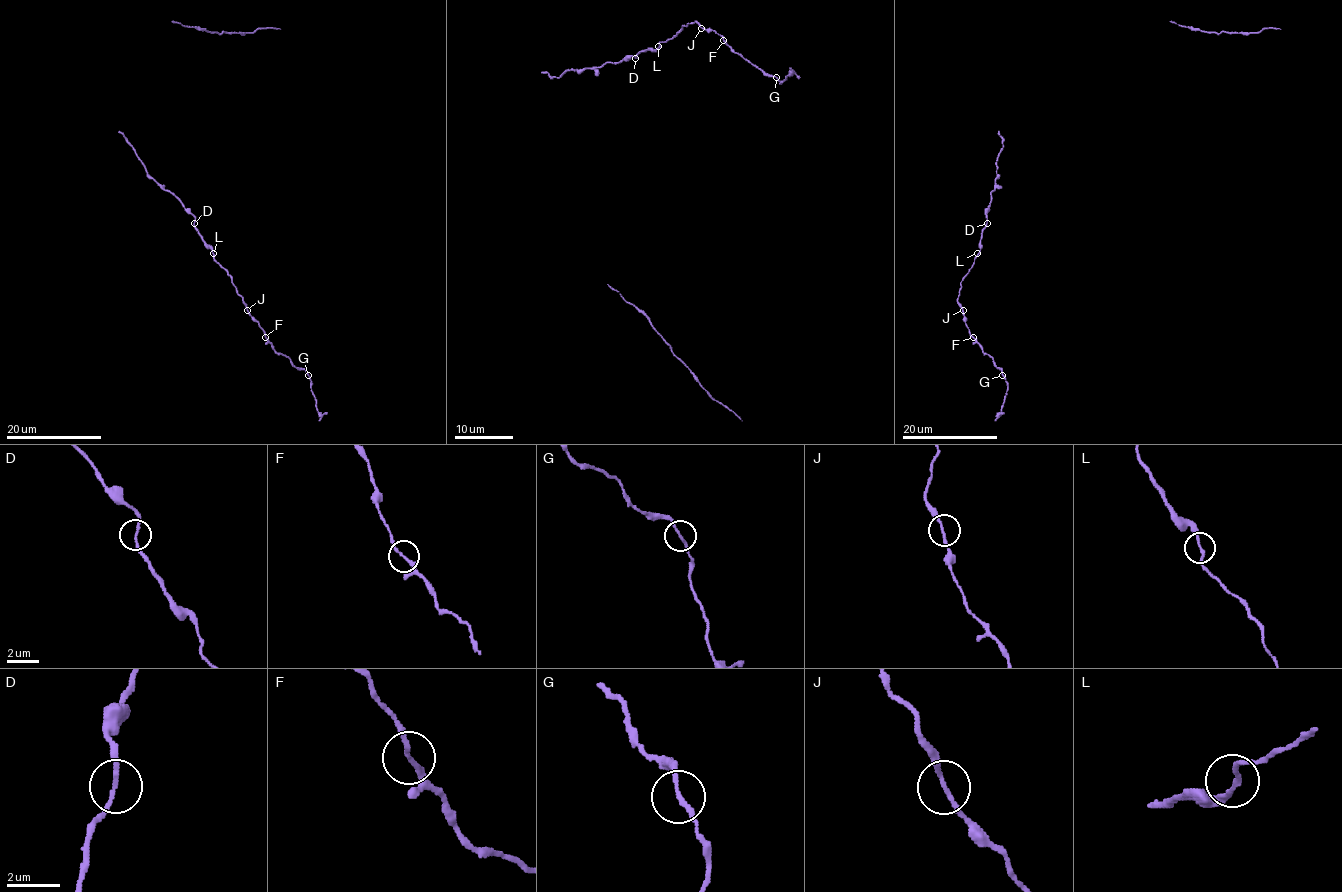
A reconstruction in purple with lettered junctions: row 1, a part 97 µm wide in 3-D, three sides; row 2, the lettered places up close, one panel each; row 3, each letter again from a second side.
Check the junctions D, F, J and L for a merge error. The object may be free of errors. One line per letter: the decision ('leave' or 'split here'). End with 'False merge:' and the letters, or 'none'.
D: leave
F: leave
J: leave
L: leave
False merge: none

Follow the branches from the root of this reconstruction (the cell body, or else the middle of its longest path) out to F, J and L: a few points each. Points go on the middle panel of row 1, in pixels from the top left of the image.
F: (560, 75), (570, 69), (636, 58), (644, 50), (657, 49), (682, 25), (695, 21), (723, 40)
J: (560, 75), (570, 69), (636, 58), (644, 50), (657, 49), (682, 25), (695, 21), (701, 28)
L: (560, 75), (570, 69), (622, 62), (658, 46)

